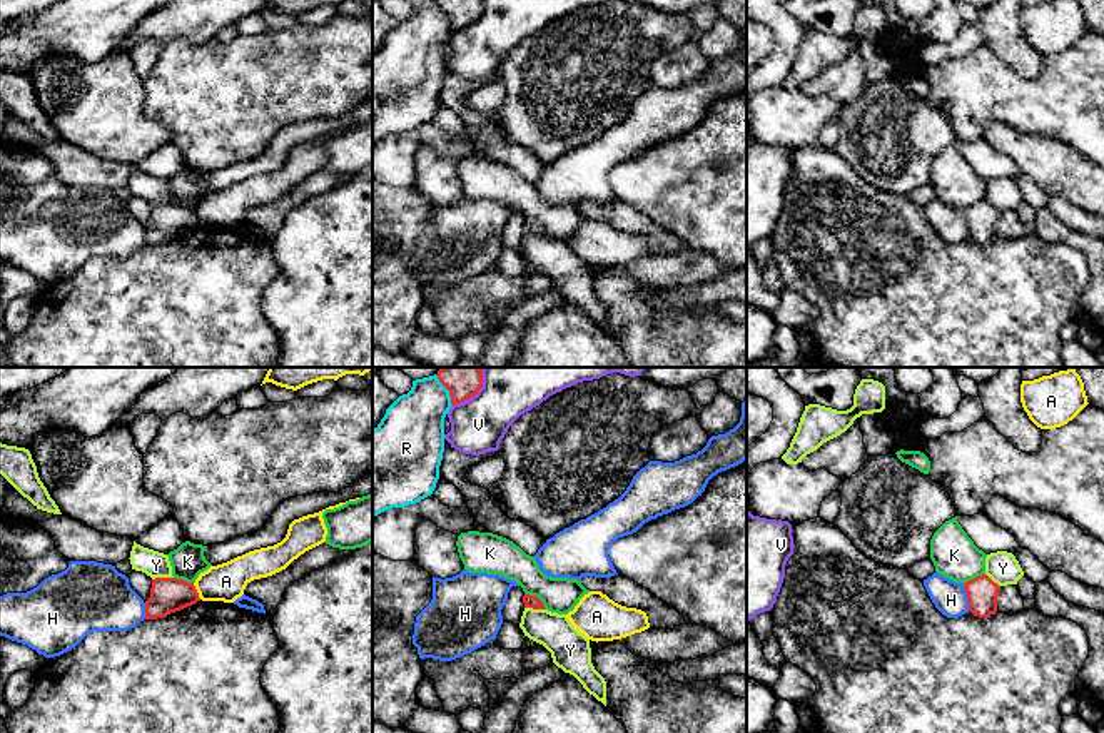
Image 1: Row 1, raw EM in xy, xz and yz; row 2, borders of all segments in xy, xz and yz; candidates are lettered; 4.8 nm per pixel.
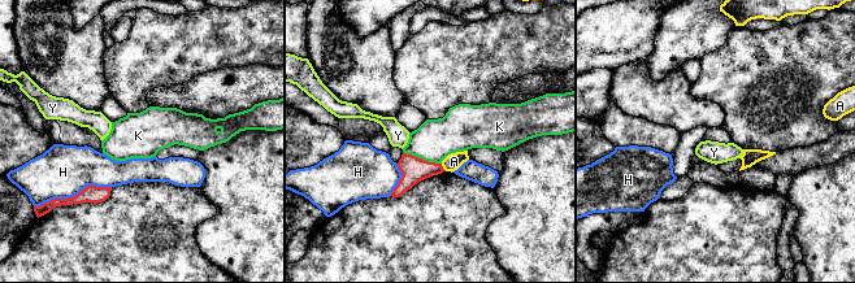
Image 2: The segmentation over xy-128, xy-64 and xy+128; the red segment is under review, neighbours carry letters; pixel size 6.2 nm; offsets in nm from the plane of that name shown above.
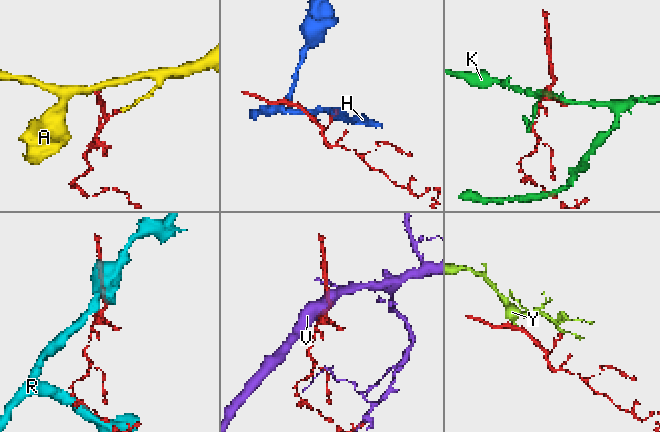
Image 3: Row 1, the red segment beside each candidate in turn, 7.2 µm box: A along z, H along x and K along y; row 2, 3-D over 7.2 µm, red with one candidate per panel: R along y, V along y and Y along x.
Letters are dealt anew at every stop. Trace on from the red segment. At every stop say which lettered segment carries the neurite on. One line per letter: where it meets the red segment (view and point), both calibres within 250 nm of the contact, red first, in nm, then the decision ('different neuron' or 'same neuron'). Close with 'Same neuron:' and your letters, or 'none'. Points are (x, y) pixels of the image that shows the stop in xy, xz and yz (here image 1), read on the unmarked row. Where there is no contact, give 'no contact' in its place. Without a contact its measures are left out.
A: xy (196, 217) | 180/180 nm | different neuron
H: yz (967, 224) | 150/160 nm | different neuron
K: xz (535, 222) | 60/180 nm | different neuron
R: xz (446, 14) | 130/300 nm | different neuron
V: xz (473, 20) | 130/260 nm | different neuron
Y: xy (162, 204) | 180/130 nm | different neuron
Same neuron: none

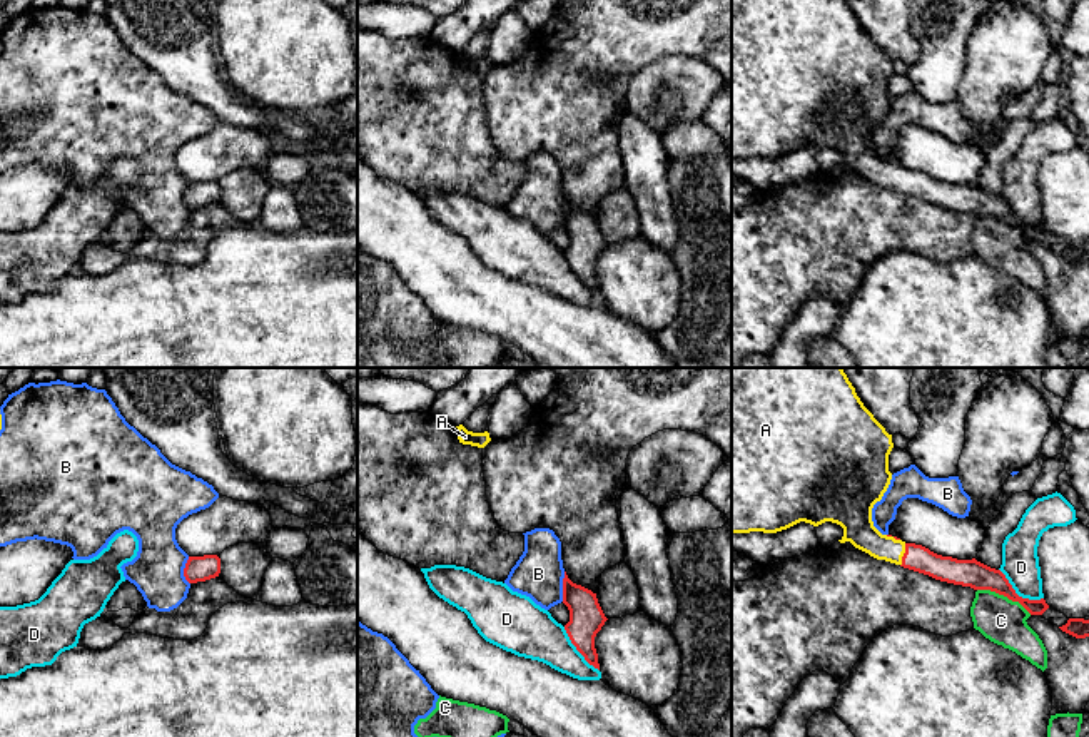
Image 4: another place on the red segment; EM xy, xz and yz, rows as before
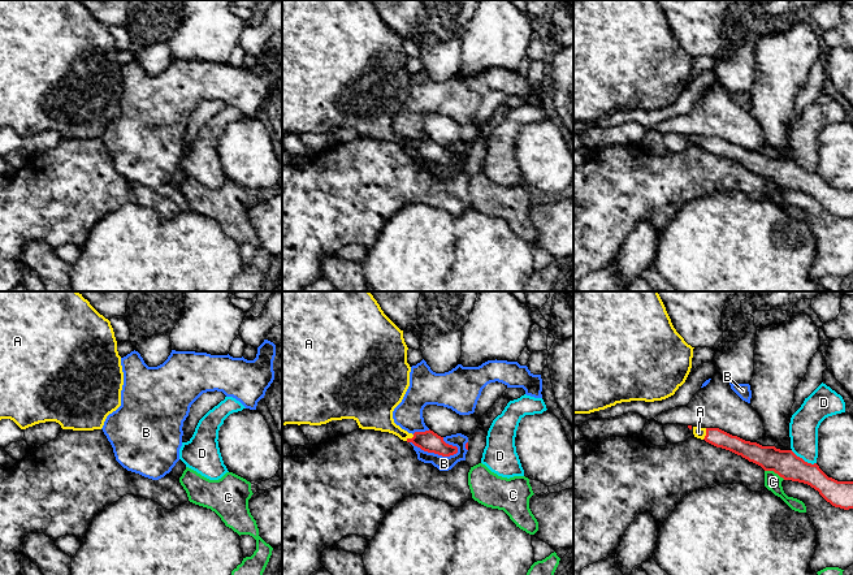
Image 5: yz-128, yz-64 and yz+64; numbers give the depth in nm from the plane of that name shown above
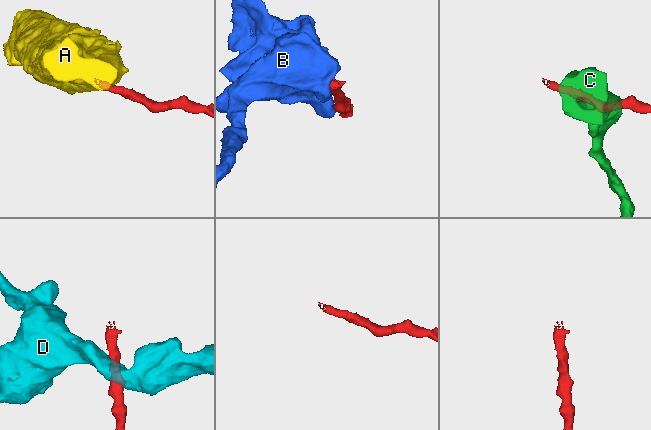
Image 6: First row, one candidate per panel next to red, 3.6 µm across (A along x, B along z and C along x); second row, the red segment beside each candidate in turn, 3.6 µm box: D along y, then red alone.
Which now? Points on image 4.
A: yz (904, 181) | 130/150 nm | same neuron
B: xz (563, 213) | 160/240 nm | different neuron
C: yz (1004, 221) | 130/220 nm | different neuron
D: yz (1016, 219) | 130/180 nm | different neuron
Same neuron: A

